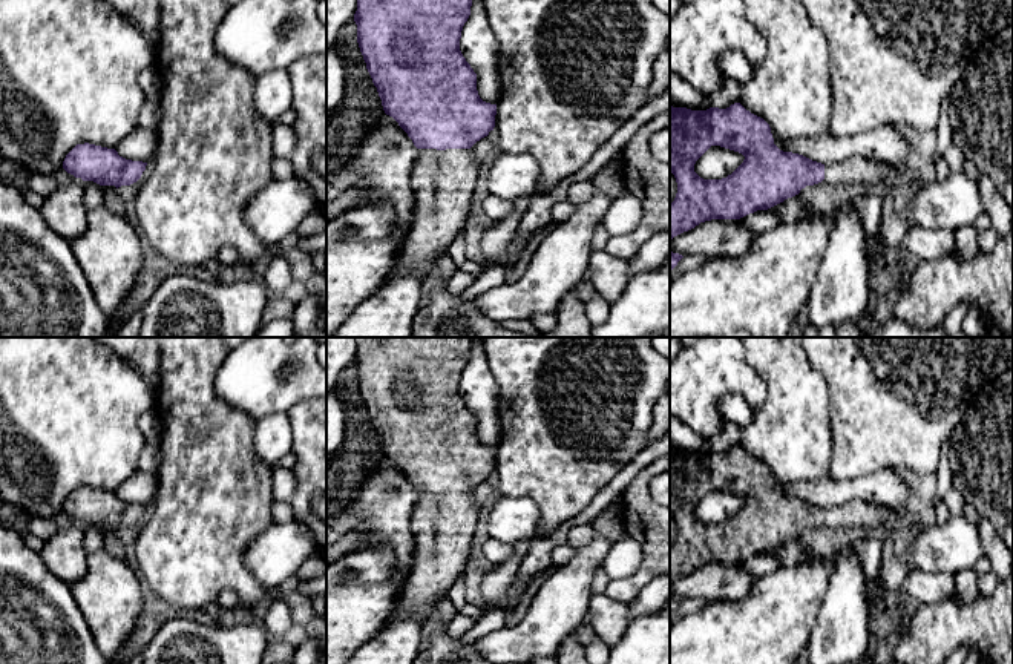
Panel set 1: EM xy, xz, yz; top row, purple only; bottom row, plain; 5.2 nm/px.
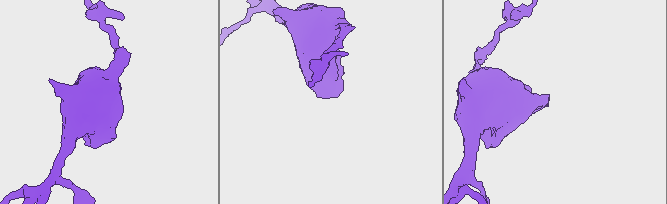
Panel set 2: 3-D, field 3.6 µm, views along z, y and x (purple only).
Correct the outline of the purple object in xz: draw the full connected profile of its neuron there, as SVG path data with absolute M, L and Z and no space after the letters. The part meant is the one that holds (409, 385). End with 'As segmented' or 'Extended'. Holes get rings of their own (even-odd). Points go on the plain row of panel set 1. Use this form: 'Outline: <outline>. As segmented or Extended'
Outline: M354 337L357 354L357 386L366 413L377 431L386 459L392 460L417 491L411 528L415 535L415 561L411 567L402 600L394 610L397 618L418 618L428 624L434 607L466 570L478 523L480 508L470 491L495 471L497 448L486 446L477 434L477 417L460 394L464 367L470 359L472 337Z. Extended

